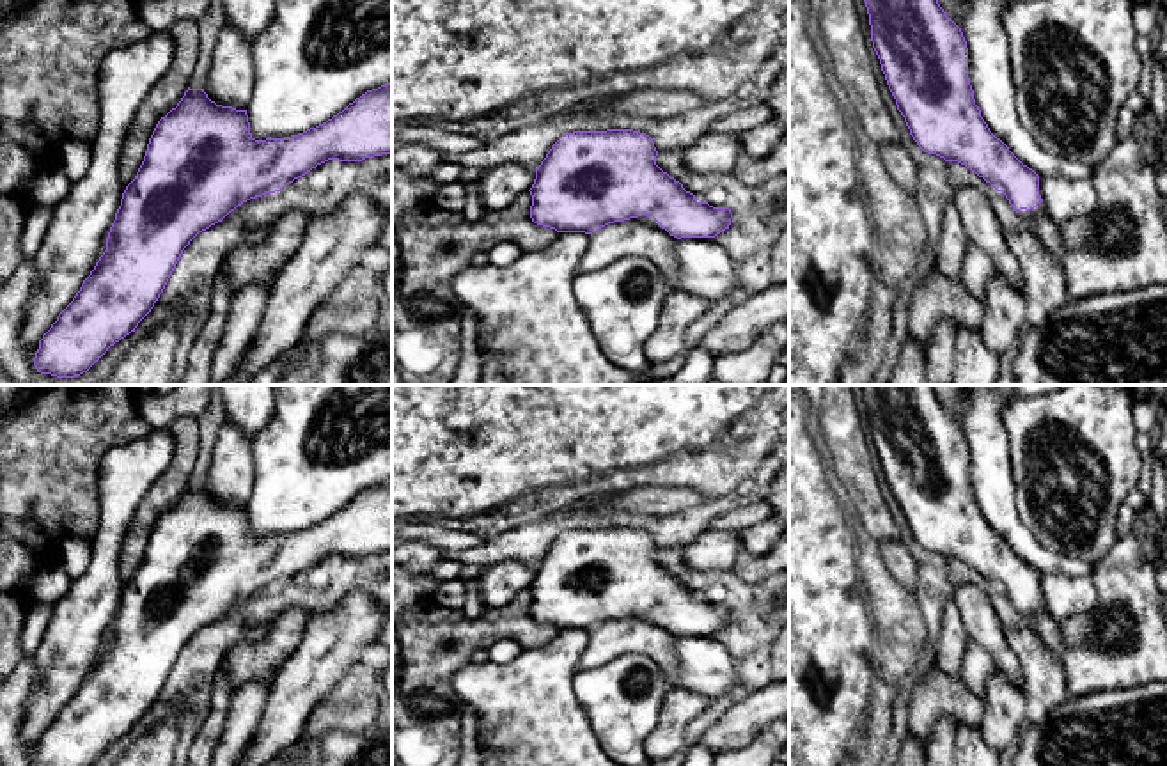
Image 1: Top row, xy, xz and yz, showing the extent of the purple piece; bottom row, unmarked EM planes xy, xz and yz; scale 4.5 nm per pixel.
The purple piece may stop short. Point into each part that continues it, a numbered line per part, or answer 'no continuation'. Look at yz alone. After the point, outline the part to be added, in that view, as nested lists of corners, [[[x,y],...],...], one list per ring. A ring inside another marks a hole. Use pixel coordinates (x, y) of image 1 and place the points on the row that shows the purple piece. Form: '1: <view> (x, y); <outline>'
1: yz (1029, 217); [[[1043,202],[1038,204],[1034,209],[1027,211],[1027,209],[1020,209],[1018,215],[1020,218],[1023,218],[1034,231],[1034,223],[1038,220],[1038,216],[1043,213]]]

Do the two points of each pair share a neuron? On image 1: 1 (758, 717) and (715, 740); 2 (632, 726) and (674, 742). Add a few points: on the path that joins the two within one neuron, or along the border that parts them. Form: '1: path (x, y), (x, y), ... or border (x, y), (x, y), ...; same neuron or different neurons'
1: path (747, 717), (726, 733); same neuron
2: border (667, 694), (657, 724), (642, 747); different neurons

